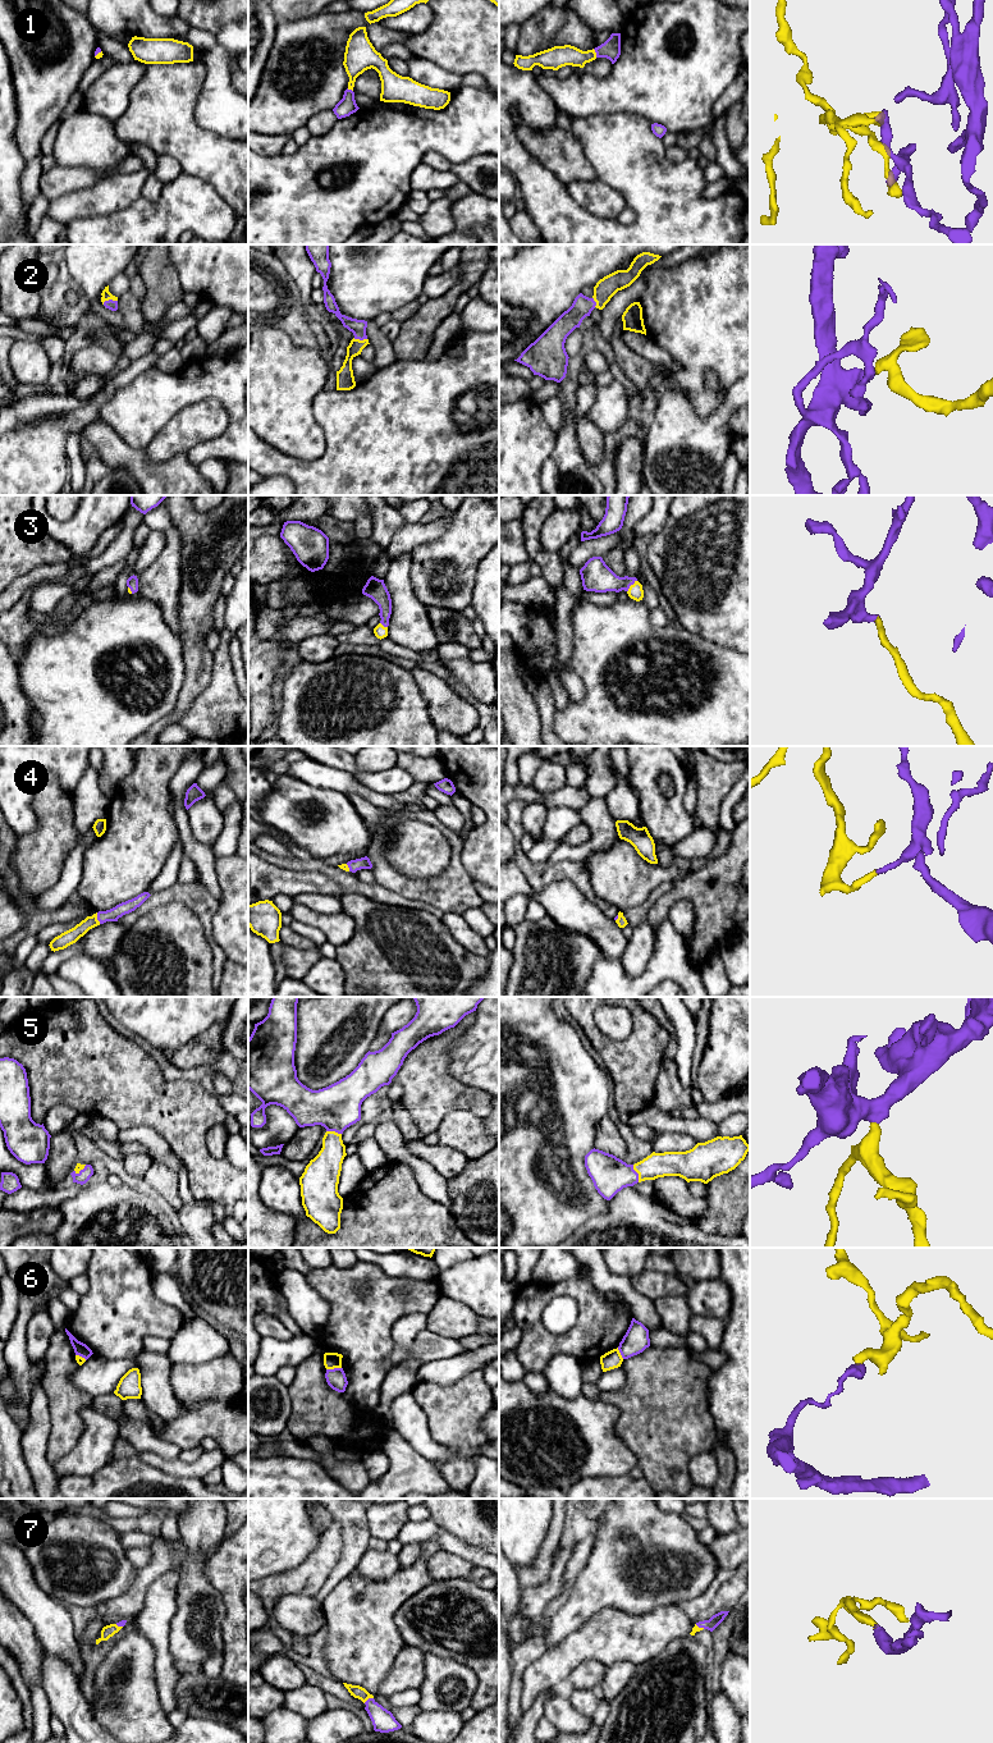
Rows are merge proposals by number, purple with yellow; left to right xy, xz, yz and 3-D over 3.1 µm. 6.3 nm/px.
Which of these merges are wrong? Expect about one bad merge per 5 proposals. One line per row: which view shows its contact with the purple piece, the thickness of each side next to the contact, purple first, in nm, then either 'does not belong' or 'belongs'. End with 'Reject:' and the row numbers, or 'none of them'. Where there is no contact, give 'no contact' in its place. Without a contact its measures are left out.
1: contact in yz; calibres 120 and 140 nm; belongs
2: contact in xy; calibres 70 and 60 nm; belongs
3: contact in yz; calibres 190 and 90 nm; belongs
4: contact in xy; calibres 80 and 90 nm; belongs
5: contact in yz; calibres 220 and 160 nm; belongs
6: contact in xz; calibres 120 and 100 nm; does not belong
7: contact in xz; calibres 140 and 80 nm; belongs
Reject: 6

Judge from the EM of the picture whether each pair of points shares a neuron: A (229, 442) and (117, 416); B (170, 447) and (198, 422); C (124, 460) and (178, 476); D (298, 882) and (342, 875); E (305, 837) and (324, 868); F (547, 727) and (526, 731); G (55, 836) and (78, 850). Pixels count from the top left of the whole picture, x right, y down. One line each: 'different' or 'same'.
A: same
B: same
C: same
D: different
E: different
F: different
G: different

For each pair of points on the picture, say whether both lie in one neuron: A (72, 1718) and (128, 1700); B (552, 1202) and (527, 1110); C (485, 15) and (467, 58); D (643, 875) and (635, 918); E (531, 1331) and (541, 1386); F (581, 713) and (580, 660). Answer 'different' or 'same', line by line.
A: different
B: same
C: same
D: different
E: different
F: same

